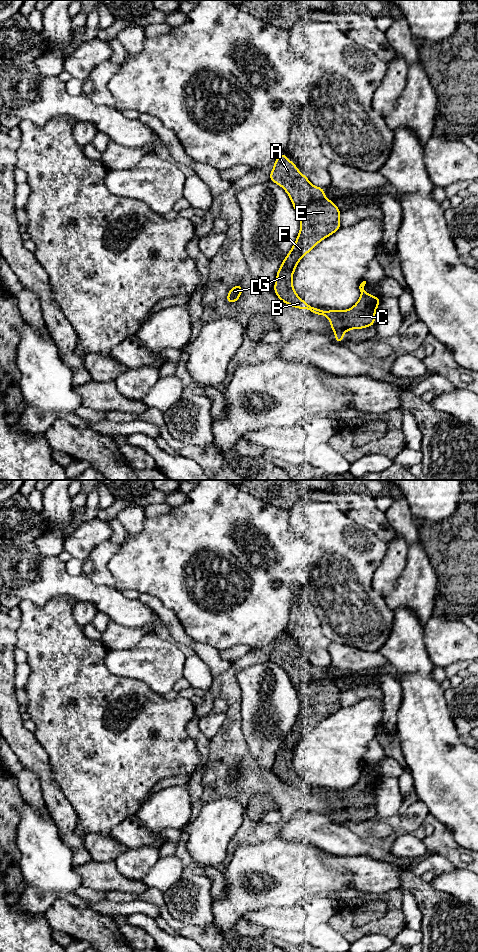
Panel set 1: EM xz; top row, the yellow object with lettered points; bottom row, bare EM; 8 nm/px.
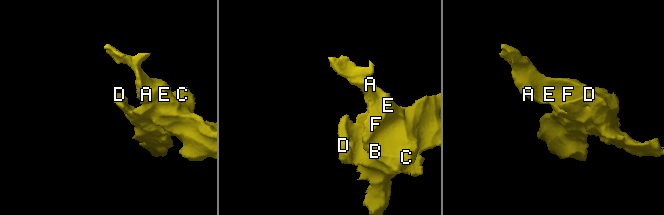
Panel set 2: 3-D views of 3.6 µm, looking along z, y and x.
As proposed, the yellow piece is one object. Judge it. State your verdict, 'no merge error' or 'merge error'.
no merge error

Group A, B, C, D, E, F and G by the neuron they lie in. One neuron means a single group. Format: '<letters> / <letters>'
A B C D E F G

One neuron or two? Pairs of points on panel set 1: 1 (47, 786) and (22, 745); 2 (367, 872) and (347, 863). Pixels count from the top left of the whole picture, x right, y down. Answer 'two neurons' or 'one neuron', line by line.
1: one neuron
2: one neuron

